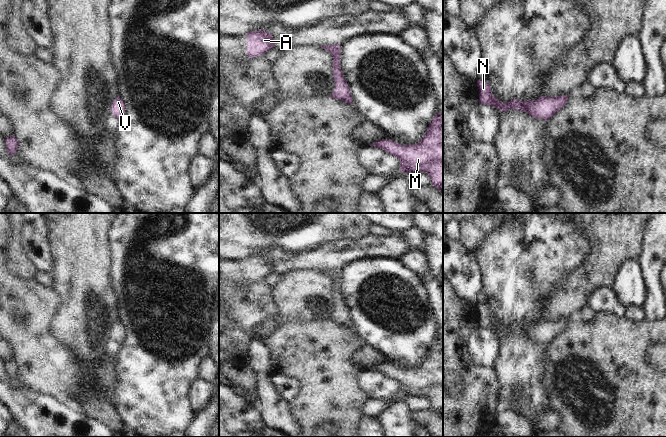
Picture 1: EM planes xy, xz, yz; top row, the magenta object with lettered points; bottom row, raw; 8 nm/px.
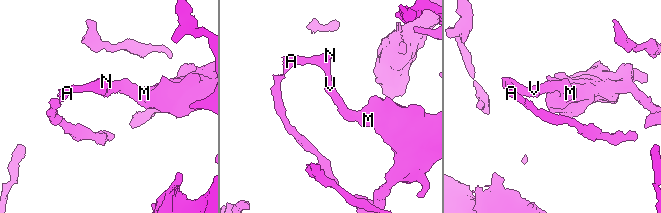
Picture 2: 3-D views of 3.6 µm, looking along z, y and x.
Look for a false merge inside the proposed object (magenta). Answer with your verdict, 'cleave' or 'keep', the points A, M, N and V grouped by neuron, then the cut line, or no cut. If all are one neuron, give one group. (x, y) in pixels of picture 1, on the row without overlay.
keep; groups A M N V; cut none

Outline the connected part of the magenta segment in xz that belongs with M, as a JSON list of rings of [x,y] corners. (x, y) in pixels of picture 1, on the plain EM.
[[[437,337],[435,339],[433,344],[429,348],[429,351],[423,363],[419,367],[411,368],[411,369],[401,369],[390,363],[382,363],[377,366],[374,366],[370,370],[375,370],[397,381],[400,384],[399,392],[403,397],[408,397],[411,395],[425,396],[431,402],[432,409],[443,416],[443,340],[441,338]]]

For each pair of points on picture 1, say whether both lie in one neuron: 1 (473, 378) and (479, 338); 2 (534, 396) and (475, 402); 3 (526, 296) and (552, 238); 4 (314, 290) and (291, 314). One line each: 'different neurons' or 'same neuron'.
1: different neurons
2: different neurons
3: same neuron
4: same neuron

